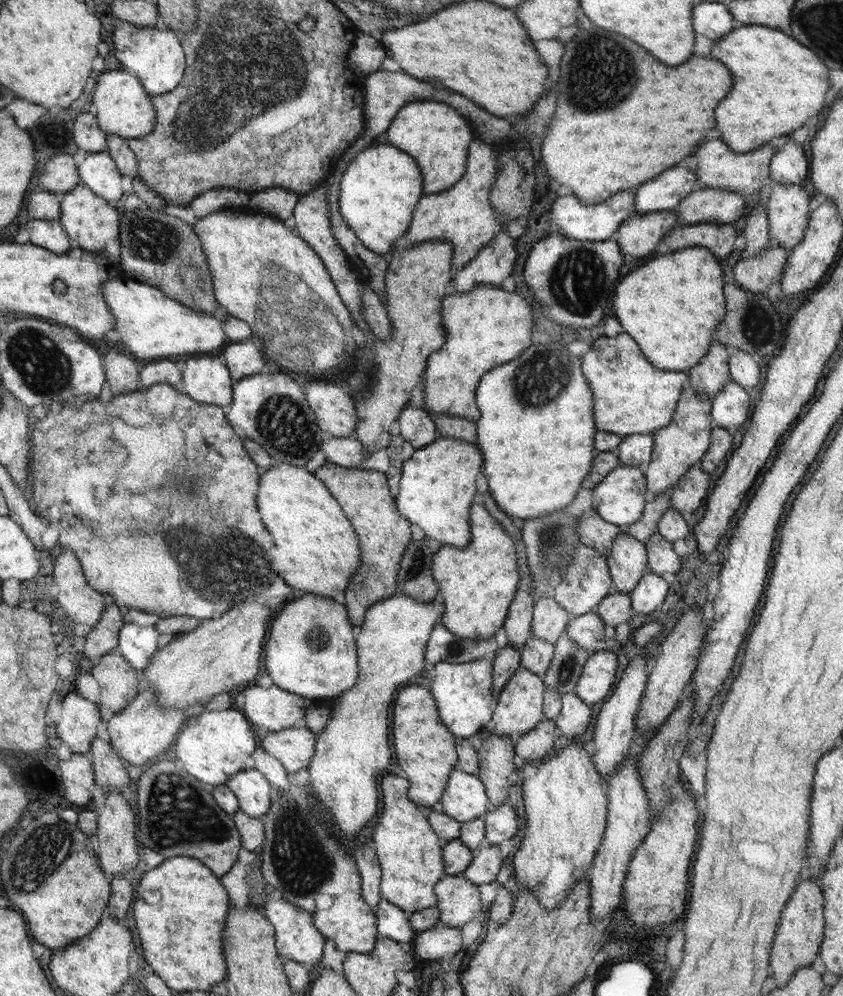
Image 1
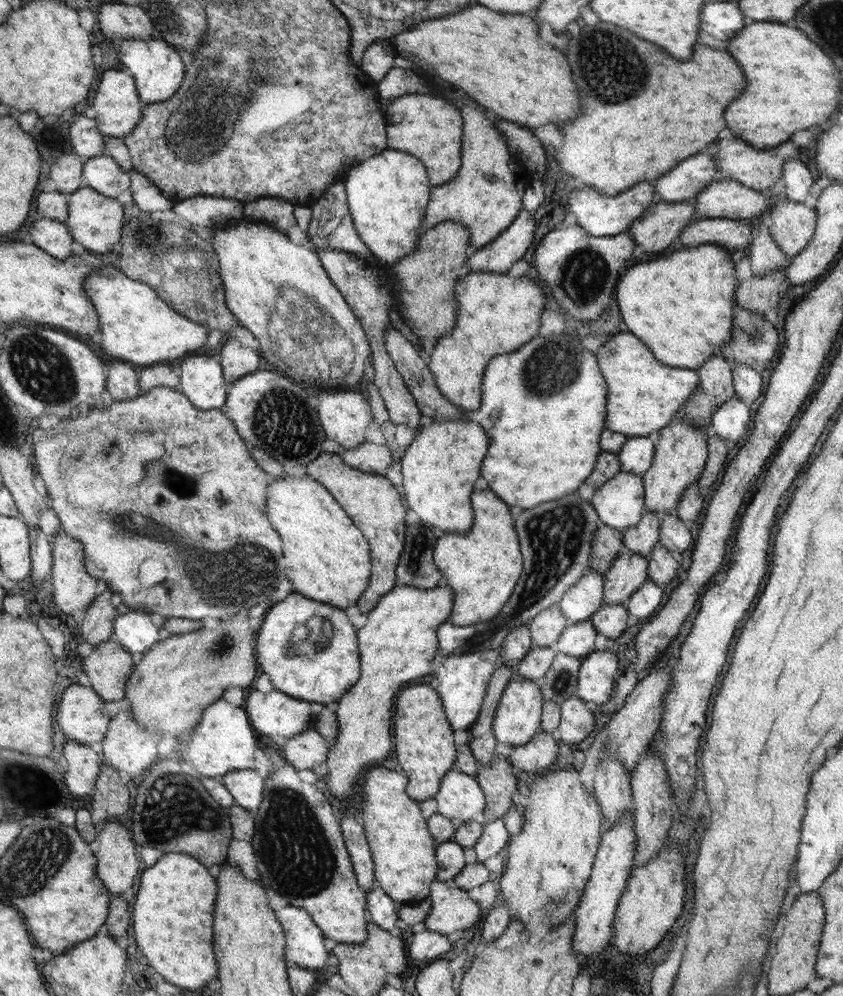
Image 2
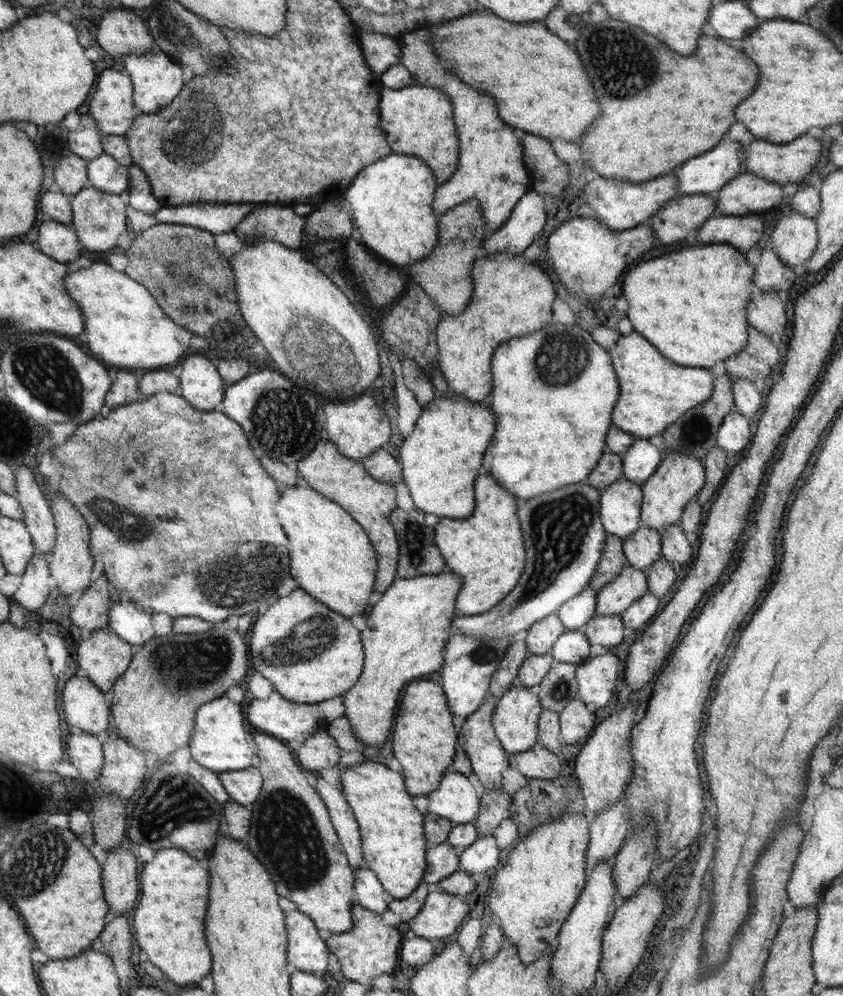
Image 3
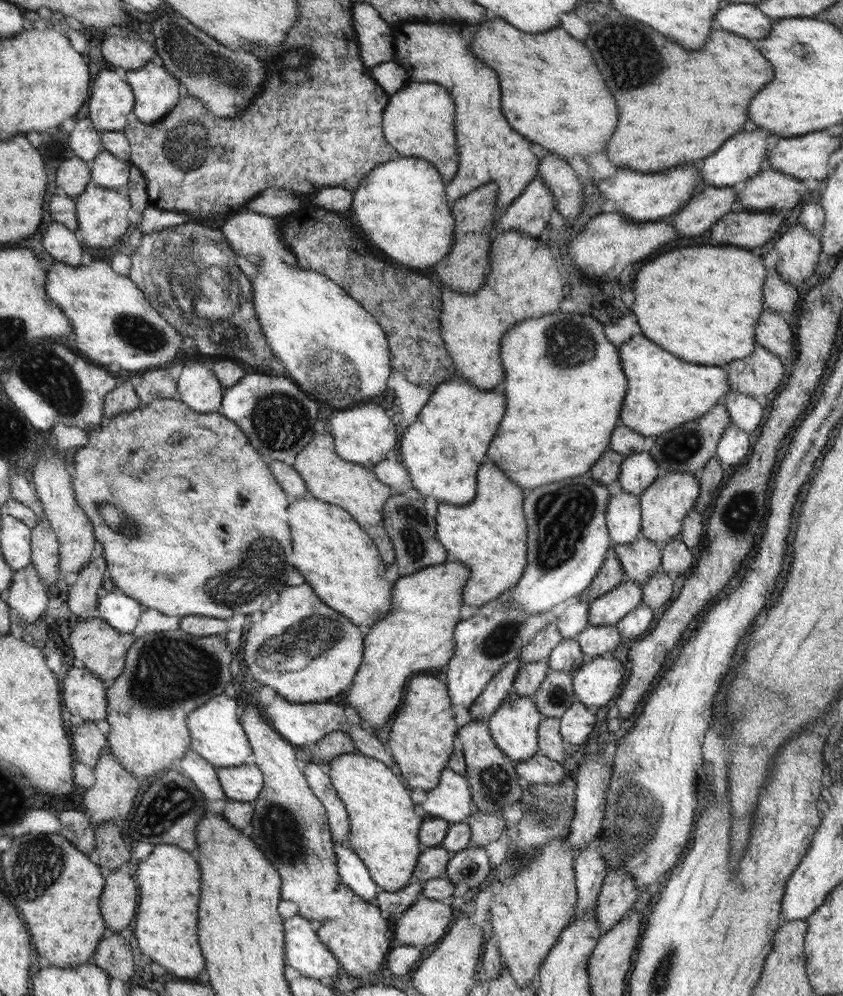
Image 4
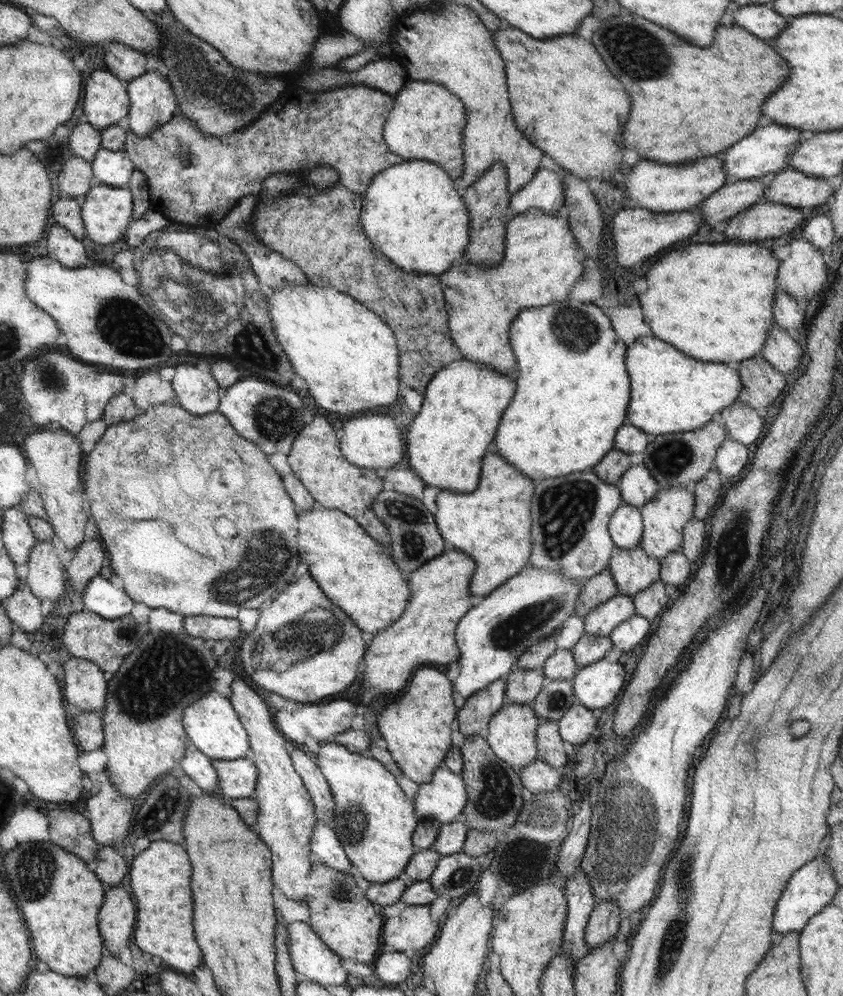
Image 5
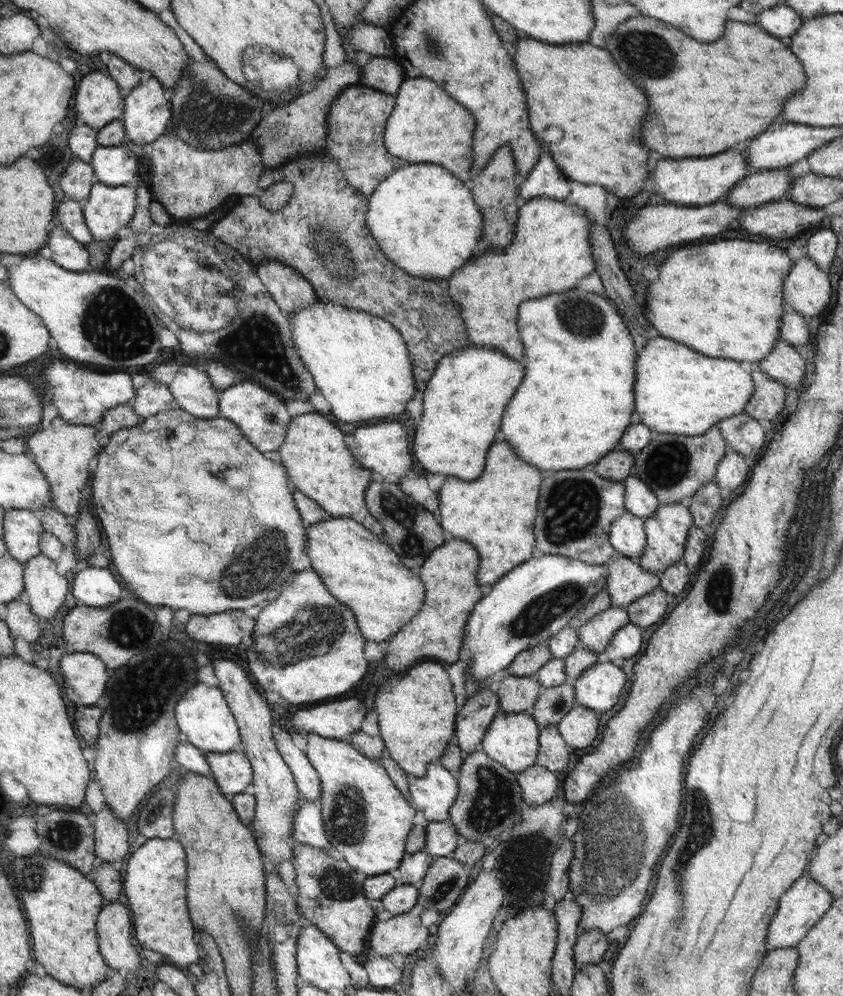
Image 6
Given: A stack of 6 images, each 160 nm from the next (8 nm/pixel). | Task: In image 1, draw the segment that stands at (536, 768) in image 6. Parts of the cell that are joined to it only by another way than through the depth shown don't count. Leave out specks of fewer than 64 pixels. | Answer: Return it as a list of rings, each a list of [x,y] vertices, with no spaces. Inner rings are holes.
[[[543,718],[530,732],[514,740],[515,754],[530,763],[546,759],[552,754],[556,727],[553,720]]]

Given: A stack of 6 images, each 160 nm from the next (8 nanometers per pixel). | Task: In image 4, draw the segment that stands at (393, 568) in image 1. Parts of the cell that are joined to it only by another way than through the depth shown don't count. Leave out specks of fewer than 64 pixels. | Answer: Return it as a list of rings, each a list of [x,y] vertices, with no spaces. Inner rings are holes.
[[[328,430],[313,436],[312,442],[298,454],[293,467],[304,479],[314,498],[328,504],[341,505],[358,521],[375,542],[386,568],[395,561],[395,548],[383,524],[384,503],[392,496],[392,488],[380,482],[372,468],[351,463],[338,456],[338,453],[334,452],[334,440]]]

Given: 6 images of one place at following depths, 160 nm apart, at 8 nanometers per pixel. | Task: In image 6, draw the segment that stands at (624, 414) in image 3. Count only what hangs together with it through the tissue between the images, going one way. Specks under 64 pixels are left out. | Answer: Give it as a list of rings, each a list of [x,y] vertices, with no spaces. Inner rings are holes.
[[[662,335],[652,337],[646,347],[638,351],[636,358],[636,414],[640,422],[660,434],[684,434],[684,436],[700,436],[718,421],[736,416],[745,412],[745,406],[750,402],[750,397],[755,389],[755,384],[750,372],[736,360],[710,358],[686,348],[684,344],[662,338]]]

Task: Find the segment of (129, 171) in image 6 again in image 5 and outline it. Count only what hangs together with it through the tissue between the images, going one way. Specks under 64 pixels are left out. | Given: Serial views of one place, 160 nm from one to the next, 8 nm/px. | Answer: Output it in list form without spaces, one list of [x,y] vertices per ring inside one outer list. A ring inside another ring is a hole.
[[[99,148],[91,167],[98,182],[111,187],[124,188],[133,176],[136,166],[125,151],[114,152],[112,149]]]

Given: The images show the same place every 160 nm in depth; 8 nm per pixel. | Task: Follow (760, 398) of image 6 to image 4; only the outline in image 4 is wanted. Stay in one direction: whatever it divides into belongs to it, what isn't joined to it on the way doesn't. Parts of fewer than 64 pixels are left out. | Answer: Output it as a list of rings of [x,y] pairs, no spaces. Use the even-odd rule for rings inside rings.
[[[756,343],[750,356],[728,363],[729,388],[752,398],[768,396],[780,388],[780,374],[784,380],[780,364],[782,361],[775,354]]]

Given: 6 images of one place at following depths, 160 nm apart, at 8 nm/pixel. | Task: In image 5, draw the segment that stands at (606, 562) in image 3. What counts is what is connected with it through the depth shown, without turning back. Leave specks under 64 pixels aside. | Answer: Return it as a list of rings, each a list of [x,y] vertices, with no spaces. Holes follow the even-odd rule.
[[[606,568],[602,573],[583,582],[582,591],[576,600],[575,614],[585,618],[594,608],[618,594],[610,568]]]

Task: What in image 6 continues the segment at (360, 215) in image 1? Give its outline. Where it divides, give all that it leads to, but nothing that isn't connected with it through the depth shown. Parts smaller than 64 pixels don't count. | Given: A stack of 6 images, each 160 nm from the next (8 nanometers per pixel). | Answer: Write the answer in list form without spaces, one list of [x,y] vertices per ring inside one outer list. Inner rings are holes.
[[[408,164],[387,176],[368,198],[368,226],[374,228],[378,246],[388,260],[412,276],[447,280],[468,262],[472,252],[481,250],[480,207],[464,182],[438,164]]]

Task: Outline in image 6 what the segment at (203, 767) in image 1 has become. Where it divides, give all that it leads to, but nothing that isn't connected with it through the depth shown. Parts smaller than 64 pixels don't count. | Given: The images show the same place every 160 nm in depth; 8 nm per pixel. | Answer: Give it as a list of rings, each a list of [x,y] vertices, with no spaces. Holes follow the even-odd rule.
[[[196,684],[181,696],[176,707],[177,723],[184,739],[204,752],[230,752],[242,750],[240,726],[229,708],[228,701],[220,687]]]

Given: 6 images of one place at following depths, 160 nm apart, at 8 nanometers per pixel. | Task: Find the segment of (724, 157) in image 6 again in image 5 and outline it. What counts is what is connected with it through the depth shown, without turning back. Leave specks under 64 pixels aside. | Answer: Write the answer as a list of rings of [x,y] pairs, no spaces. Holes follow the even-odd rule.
[[[712,156],[696,160],[692,164],[682,164],[682,168],[678,164],[670,166],[670,164],[658,164],[652,160],[642,160],[626,176],[628,176],[626,180],[628,199],[632,198],[631,205],[661,213],[698,209],[710,194],[714,194],[730,181],[723,167],[723,160]]]

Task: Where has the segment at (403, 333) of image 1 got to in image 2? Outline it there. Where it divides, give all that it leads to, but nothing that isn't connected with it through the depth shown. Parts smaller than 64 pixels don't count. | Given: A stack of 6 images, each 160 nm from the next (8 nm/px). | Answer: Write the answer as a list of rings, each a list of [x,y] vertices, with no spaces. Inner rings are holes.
[[[444,221],[437,225],[424,229],[414,252],[402,257],[391,271],[392,276],[396,276],[392,278],[393,290],[397,296],[396,305],[406,324],[427,351],[436,340],[450,334],[455,327],[458,310],[455,286],[469,273],[468,258],[474,252],[474,246],[469,246],[468,231],[462,223]]]

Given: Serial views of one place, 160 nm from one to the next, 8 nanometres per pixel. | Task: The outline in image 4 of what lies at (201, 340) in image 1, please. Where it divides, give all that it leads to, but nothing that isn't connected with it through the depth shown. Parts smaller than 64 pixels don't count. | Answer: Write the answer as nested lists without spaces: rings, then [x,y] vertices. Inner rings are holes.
[[[96,260],[90,266],[68,266],[68,264],[52,264],[48,268],[48,282],[46,289],[49,299],[54,301],[58,308],[65,313],[73,323],[73,332],[76,334],[76,350],[86,357],[86,360],[94,360],[94,364],[103,364],[104,367],[111,366],[120,372],[128,370],[152,370],[152,366],[170,364],[176,354],[180,352],[182,336],[176,332],[173,325],[169,323],[155,309],[150,306],[150,301],[142,290],[134,286],[131,278],[120,276],[111,269],[111,264]]]

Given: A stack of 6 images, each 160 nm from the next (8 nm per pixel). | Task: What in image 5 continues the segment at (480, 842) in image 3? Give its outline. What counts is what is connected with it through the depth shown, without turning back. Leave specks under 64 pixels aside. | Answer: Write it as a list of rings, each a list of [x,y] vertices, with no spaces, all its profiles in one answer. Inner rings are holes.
[[[460,852],[441,856],[428,881],[437,896],[458,898],[475,888],[482,871],[482,866],[474,857]]]

